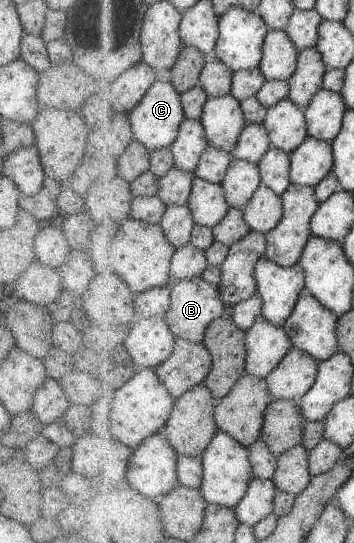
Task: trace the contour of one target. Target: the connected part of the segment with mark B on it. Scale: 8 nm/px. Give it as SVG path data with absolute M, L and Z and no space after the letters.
M198 277L182 279L179 282L173 283L170 291L171 307L164 316L169 323L169 327L178 337L188 339L193 343L203 343L210 324L218 320L220 316L224 316L224 312L226 312L220 288L202 277Z

